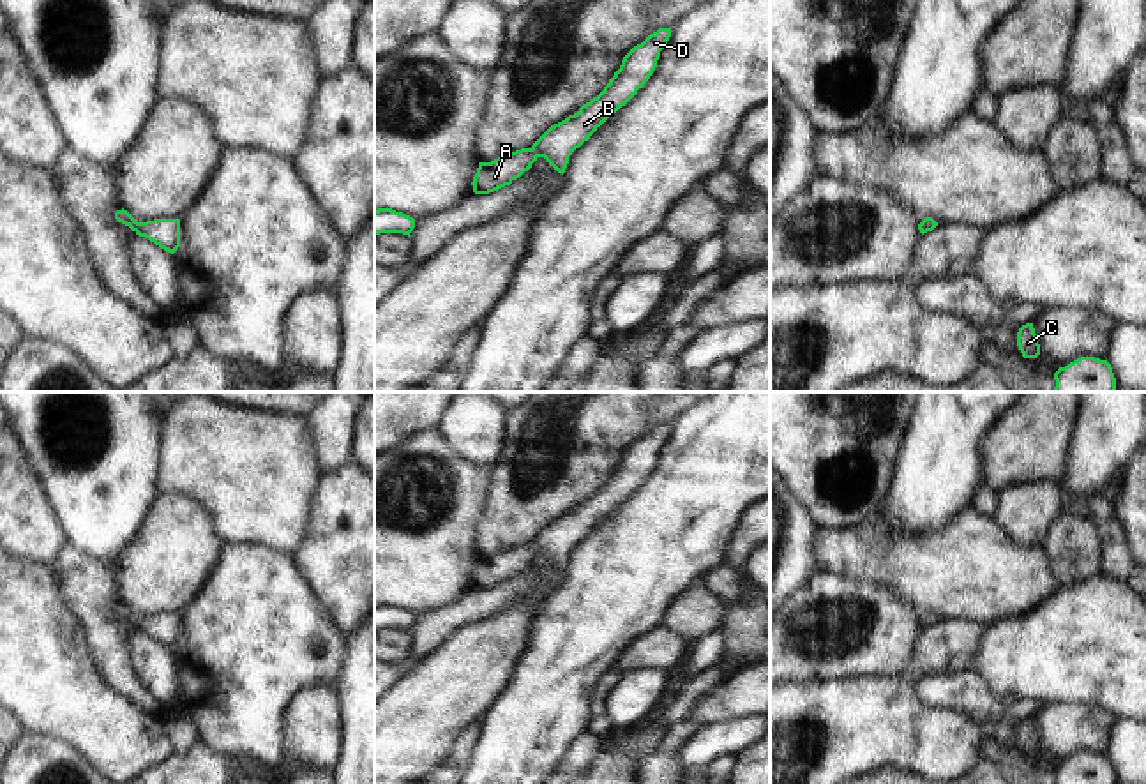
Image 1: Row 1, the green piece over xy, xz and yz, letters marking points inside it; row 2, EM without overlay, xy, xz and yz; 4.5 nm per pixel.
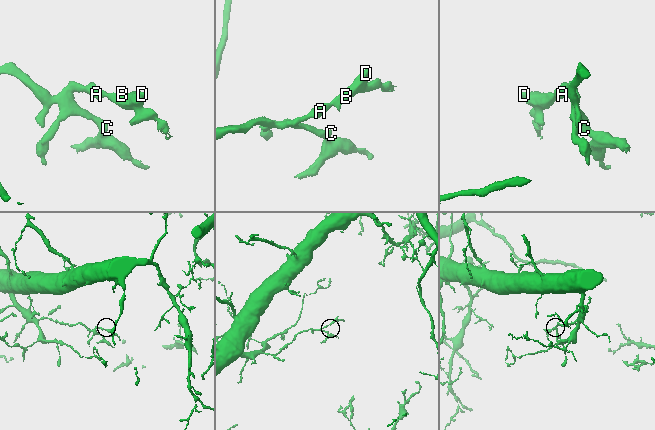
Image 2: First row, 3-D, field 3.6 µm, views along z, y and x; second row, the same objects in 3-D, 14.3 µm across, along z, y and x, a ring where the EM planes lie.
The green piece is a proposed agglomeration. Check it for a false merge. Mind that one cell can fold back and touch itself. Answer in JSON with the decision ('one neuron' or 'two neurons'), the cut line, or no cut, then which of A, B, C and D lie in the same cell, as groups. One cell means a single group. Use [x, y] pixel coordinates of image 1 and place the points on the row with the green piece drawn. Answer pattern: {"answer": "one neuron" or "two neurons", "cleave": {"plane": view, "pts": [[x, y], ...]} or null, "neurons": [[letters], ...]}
{"answer": "one neuron", "cleave": null, "neurons": [["A", "B", "C", "D"]]}

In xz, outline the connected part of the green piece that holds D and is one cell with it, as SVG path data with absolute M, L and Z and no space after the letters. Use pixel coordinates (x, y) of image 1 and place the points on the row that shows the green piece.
M659 28L641 44L634 46L597 97L583 104L577 113L551 125L530 148L510 152L491 162L479 162L471 182L473 192L489 194L510 185L528 171L539 157L544 157L563 175L572 152L588 141L590 136L650 79L669 37L671 28Z

